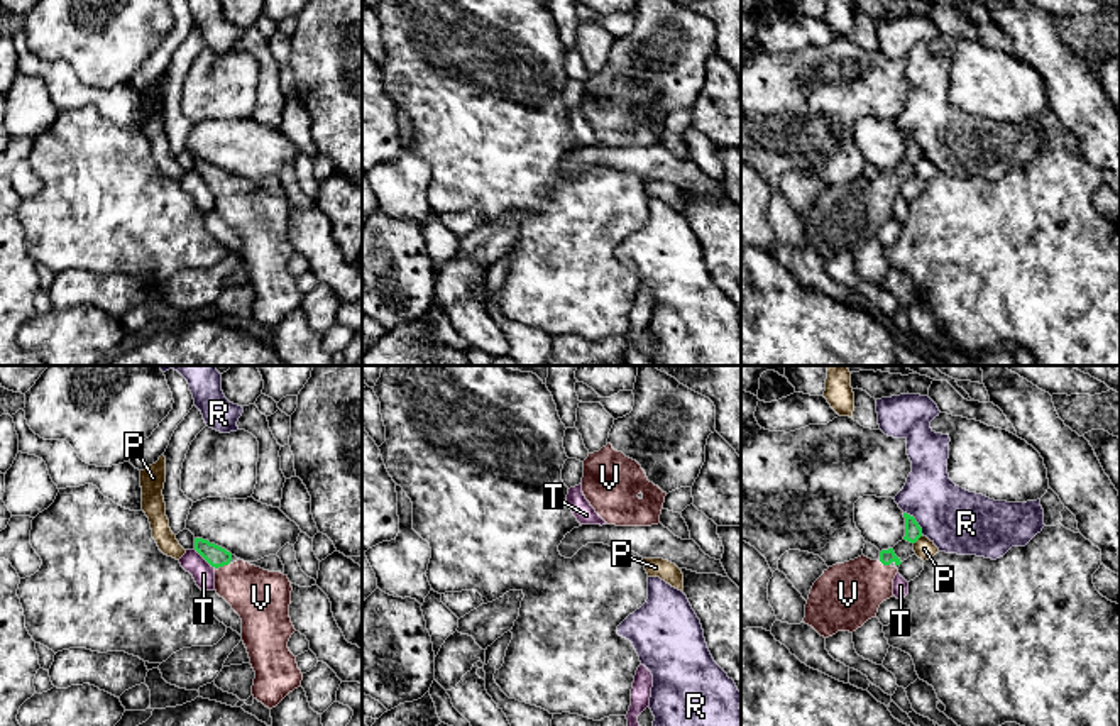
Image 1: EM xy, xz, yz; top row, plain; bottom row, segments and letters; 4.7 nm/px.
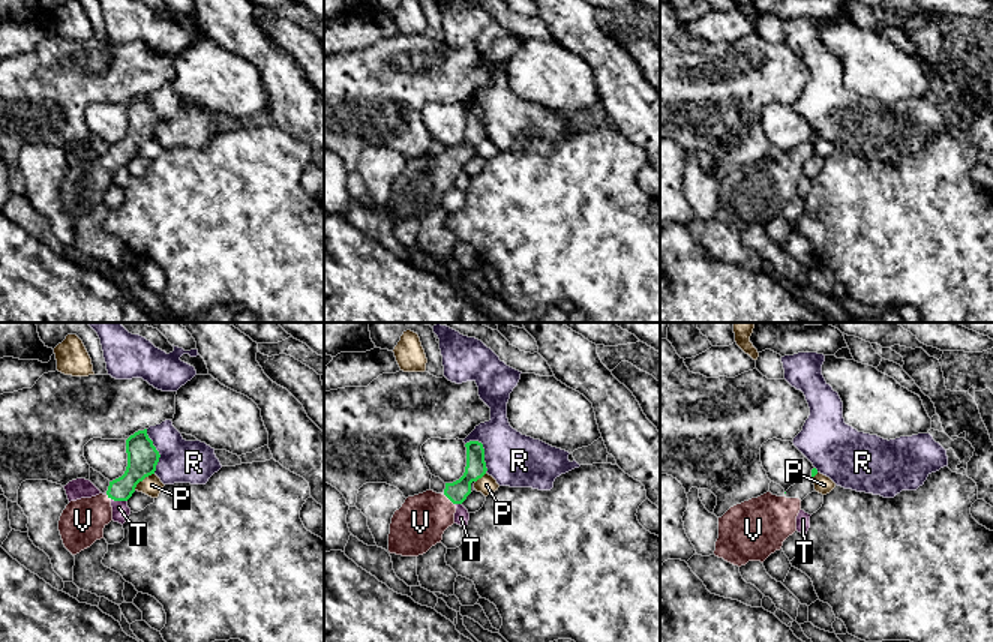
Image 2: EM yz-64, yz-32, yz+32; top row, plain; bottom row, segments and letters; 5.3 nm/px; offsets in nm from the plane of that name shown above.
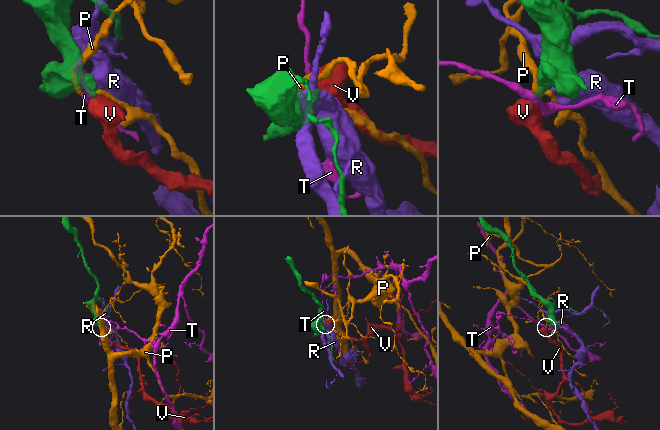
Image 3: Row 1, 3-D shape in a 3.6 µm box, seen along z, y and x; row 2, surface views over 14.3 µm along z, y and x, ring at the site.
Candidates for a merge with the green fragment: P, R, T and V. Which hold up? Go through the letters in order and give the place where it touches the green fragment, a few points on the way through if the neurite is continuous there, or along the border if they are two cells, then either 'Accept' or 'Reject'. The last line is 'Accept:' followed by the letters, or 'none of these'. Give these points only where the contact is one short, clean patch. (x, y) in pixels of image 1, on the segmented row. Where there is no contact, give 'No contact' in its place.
P: Touches green at yz (917, 538). Reject
R: Touches green at yz (916, 522). Reject
T: Touches green at xy (205, 559). Boundary: xy (193, 549), (215, 567). Reject
V: Touches green at xy (222, 566). Path across: xy (215, 555), (222, 566), (242, 586), (261, 598). Accept
Accept: V

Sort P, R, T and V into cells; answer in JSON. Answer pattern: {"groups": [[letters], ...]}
{"groups": [["P"], ["R"], ["T"], ["V"]]}

